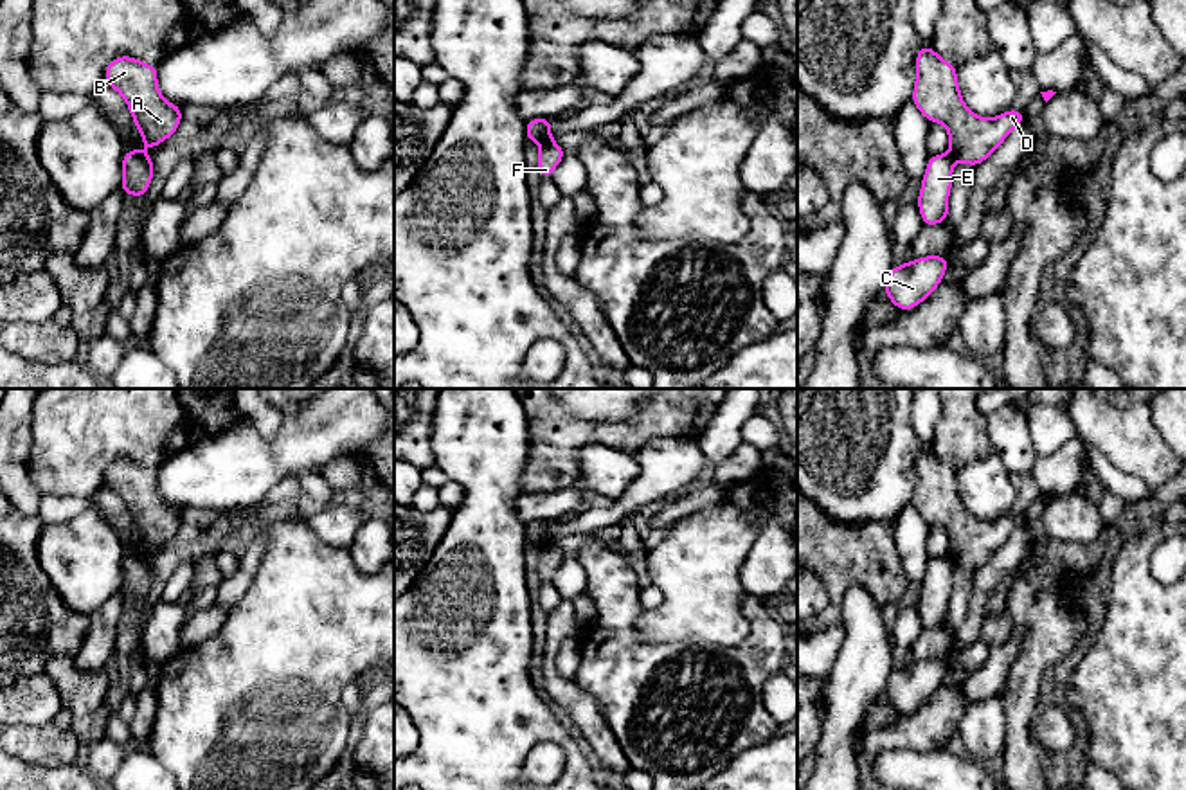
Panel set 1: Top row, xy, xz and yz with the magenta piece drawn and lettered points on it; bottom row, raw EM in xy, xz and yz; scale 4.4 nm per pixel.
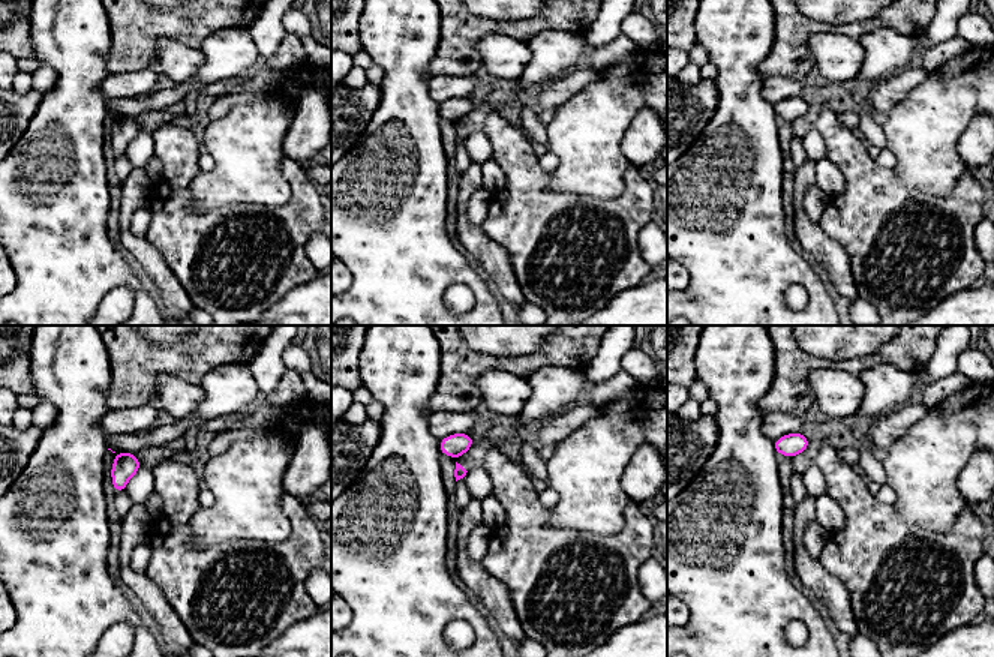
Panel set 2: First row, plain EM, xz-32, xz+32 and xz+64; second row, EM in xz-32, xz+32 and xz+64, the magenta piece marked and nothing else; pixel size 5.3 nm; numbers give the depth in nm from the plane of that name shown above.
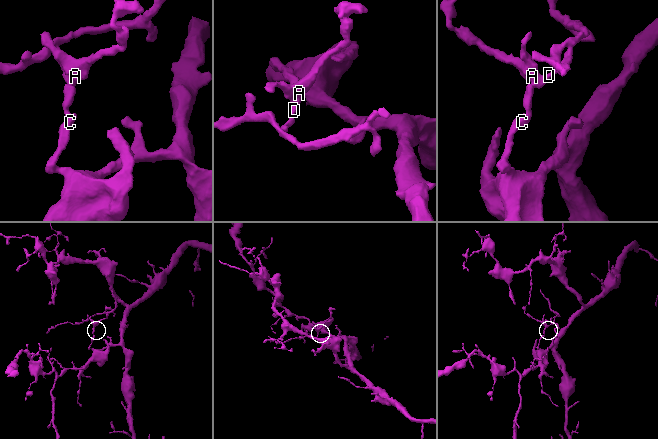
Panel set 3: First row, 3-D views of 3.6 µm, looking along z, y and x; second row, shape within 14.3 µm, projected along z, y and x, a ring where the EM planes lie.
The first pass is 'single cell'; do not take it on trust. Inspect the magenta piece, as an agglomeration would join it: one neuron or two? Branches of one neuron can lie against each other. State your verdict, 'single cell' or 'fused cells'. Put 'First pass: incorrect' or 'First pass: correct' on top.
First pass: incorrect
fused cells

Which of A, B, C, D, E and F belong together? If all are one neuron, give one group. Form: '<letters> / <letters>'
A B D F / C E

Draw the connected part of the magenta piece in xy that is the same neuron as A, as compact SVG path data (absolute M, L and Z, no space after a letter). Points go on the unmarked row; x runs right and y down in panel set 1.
M131 459L113 461L104 471L104 484L126 504L148 552L160 549L178 533L184 513L162 500L157 477L157 468Z

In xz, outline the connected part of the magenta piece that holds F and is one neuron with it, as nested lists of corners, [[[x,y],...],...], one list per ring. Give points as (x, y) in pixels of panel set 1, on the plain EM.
[[[553,542],[540,547],[538,576],[542,583],[551,581],[556,569],[565,561],[565,554]]]

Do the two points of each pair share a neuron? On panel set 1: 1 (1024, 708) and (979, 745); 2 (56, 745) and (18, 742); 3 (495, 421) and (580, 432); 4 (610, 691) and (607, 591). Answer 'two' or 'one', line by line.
1: two
2: one
3: two
4: one

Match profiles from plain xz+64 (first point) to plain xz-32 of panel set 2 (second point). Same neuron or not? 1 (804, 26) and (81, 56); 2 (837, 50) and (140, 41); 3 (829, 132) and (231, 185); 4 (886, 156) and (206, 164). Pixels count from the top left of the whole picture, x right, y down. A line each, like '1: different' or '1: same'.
1: different
2: different
3: different
4: same

